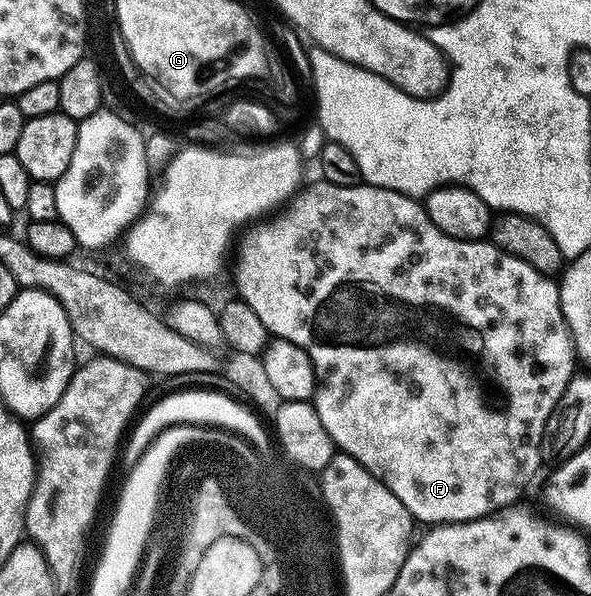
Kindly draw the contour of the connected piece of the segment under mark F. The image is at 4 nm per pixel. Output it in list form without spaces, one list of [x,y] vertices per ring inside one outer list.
[[[318,179],[316,183],[311,185],[310,188],[304,187],[293,198],[287,214],[279,217],[273,224],[252,229],[252,231],[254,230],[253,237],[242,248],[241,262],[237,266],[237,288],[241,291],[238,292],[240,299],[244,300],[247,306],[251,306],[251,310],[255,310],[255,314],[259,314],[259,322],[263,322],[263,326],[267,326],[270,337],[295,342],[295,346],[303,348],[309,355],[317,375],[317,390],[311,403],[319,414],[319,422],[323,422],[323,430],[327,430],[327,434],[332,438],[334,445],[344,455],[350,456],[355,462],[362,464],[375,479],[383,481],[387,490],[391,490],[391,494],[395,494],[395,498],[399,498],[399,502],[403,502],[403,506],[409,511],[409,515],[413,517],[414,521],[421,523],[422,520],[425,526],[462,524],[468,520],[482,520],[484,516],[492,516],[493,513],[500,512],[502,508],[516,505],[520,501],[517,499],[524,494],[525,487],[532,482],[533,475],[536,474],[537,467],[541,464],[541,454],[543,456],[542,440],[545,437],[548,419],[551,418],[556,404],[563,398],[569,380],[575,375],[575,368],[573,368],[573,364],[575,365],[573,335],[569,333],[569,327],[561,309],[561,290],[558,281],[552,275],[535,270],[535,266],[515,258],[511,253],[496,248],[492,242],[456,240],[447,234],[443,234],[443,230],[439,230],[439,226],[435,226],[435,222],[431,222],[424,203],[420,199],[405,196],[402,192],[396,192],[395,190],[376,188],[374,184],[364,182],[358,182],[351,186],[335,186],[331,182]]]

